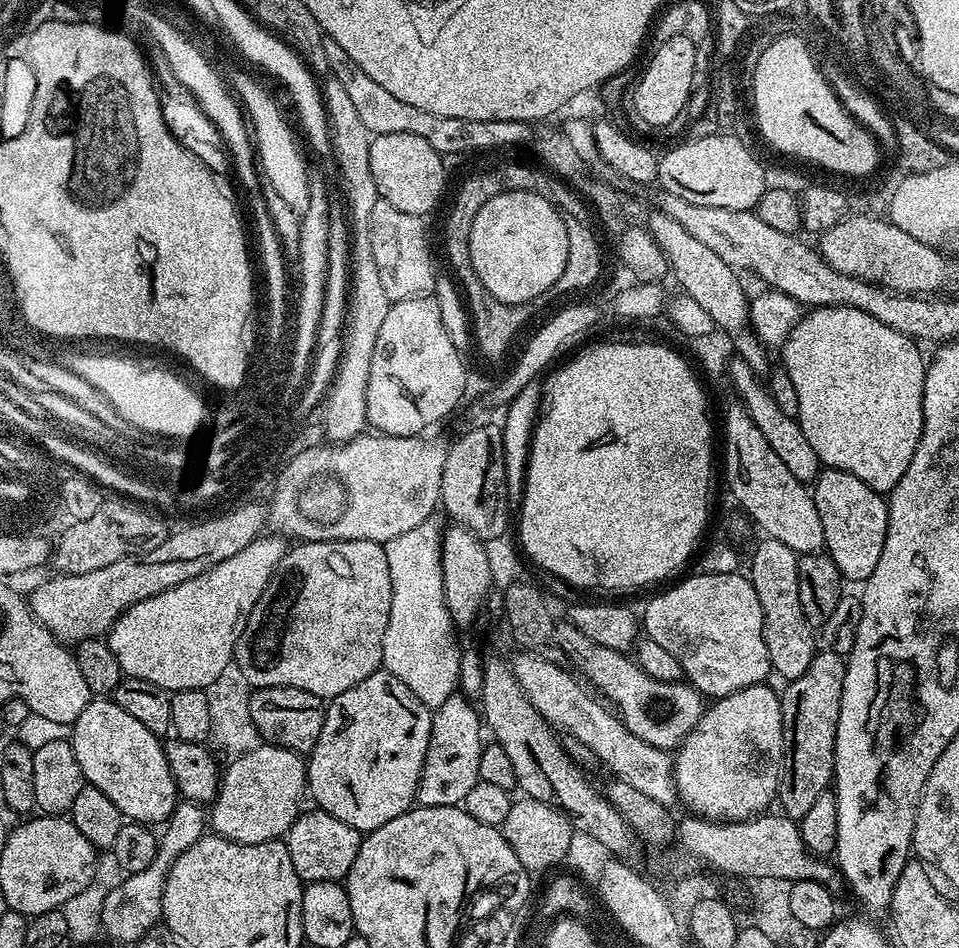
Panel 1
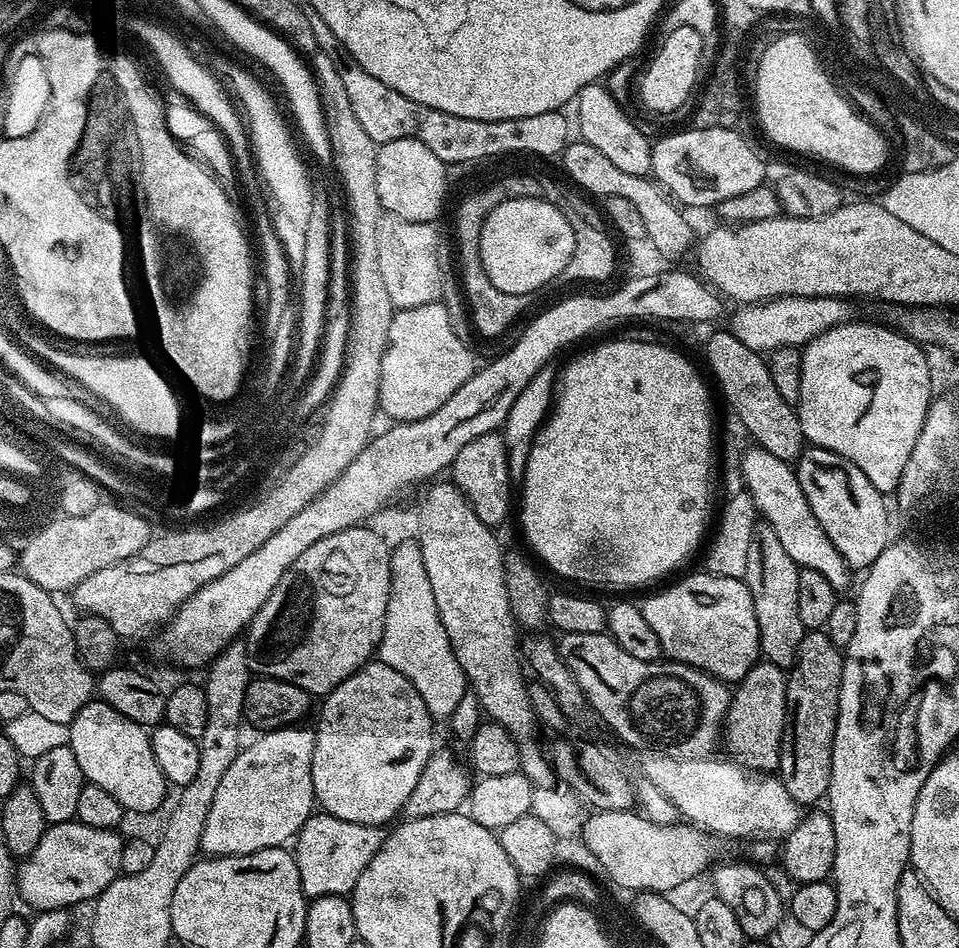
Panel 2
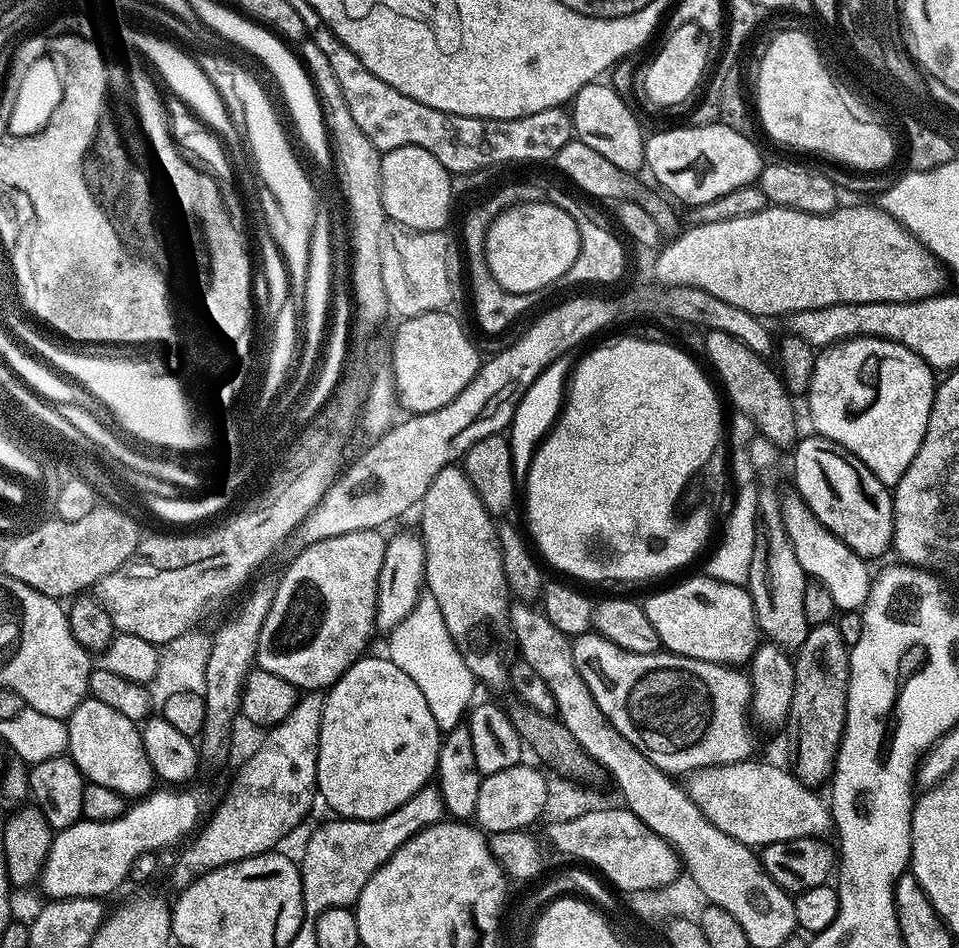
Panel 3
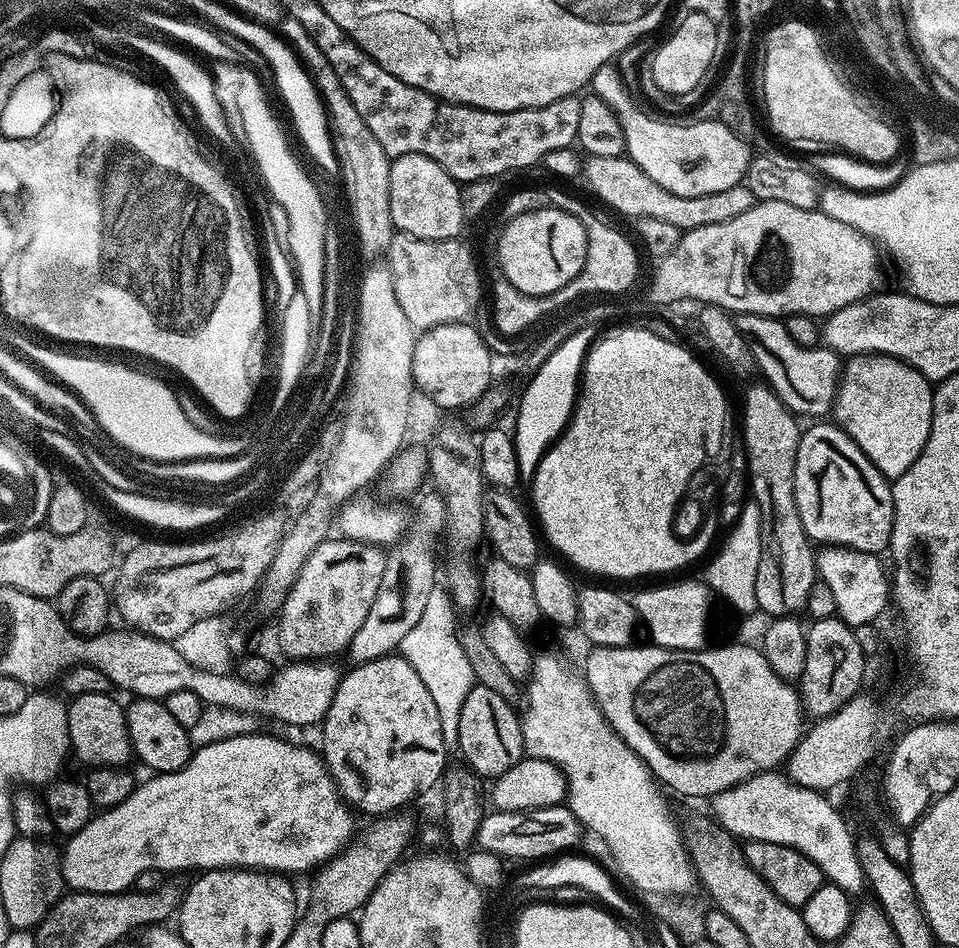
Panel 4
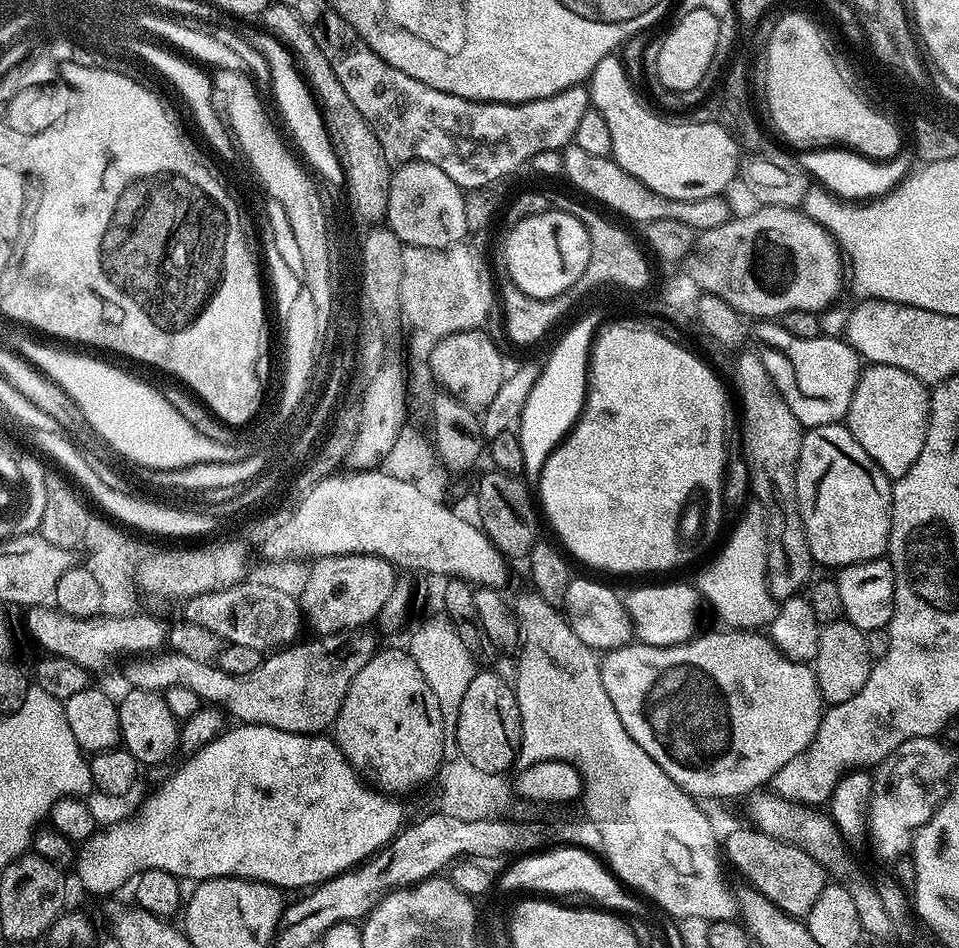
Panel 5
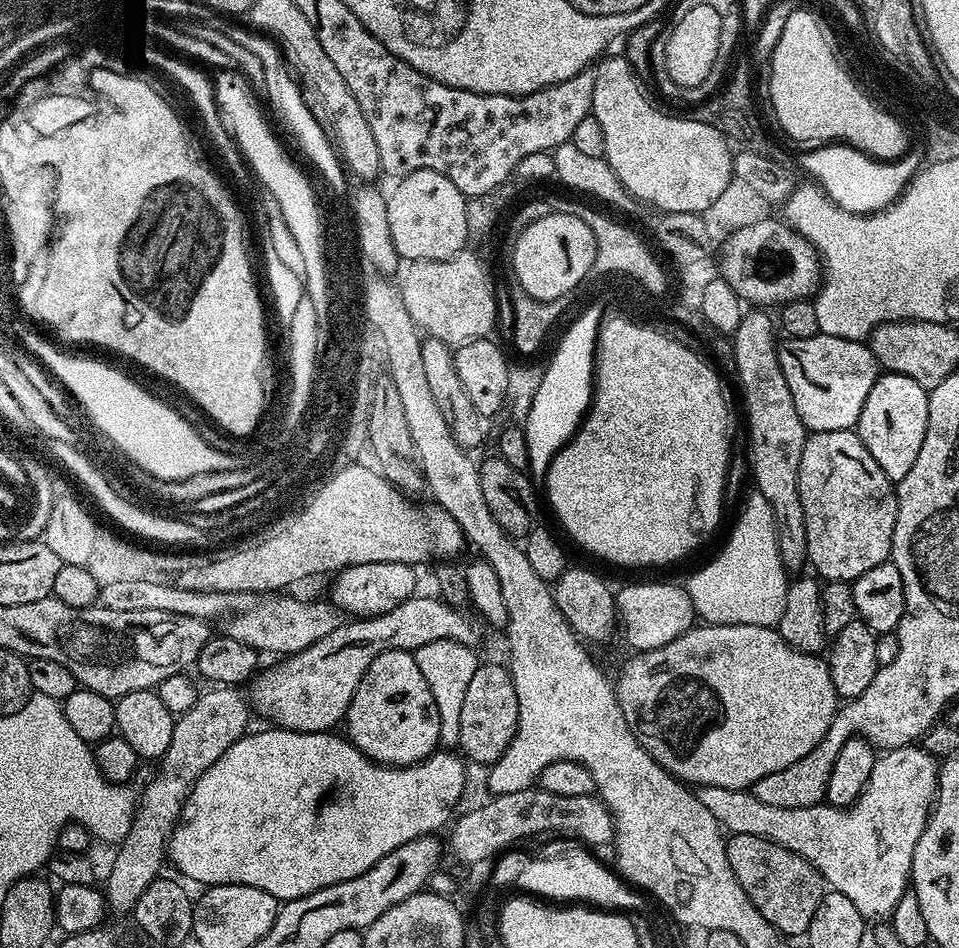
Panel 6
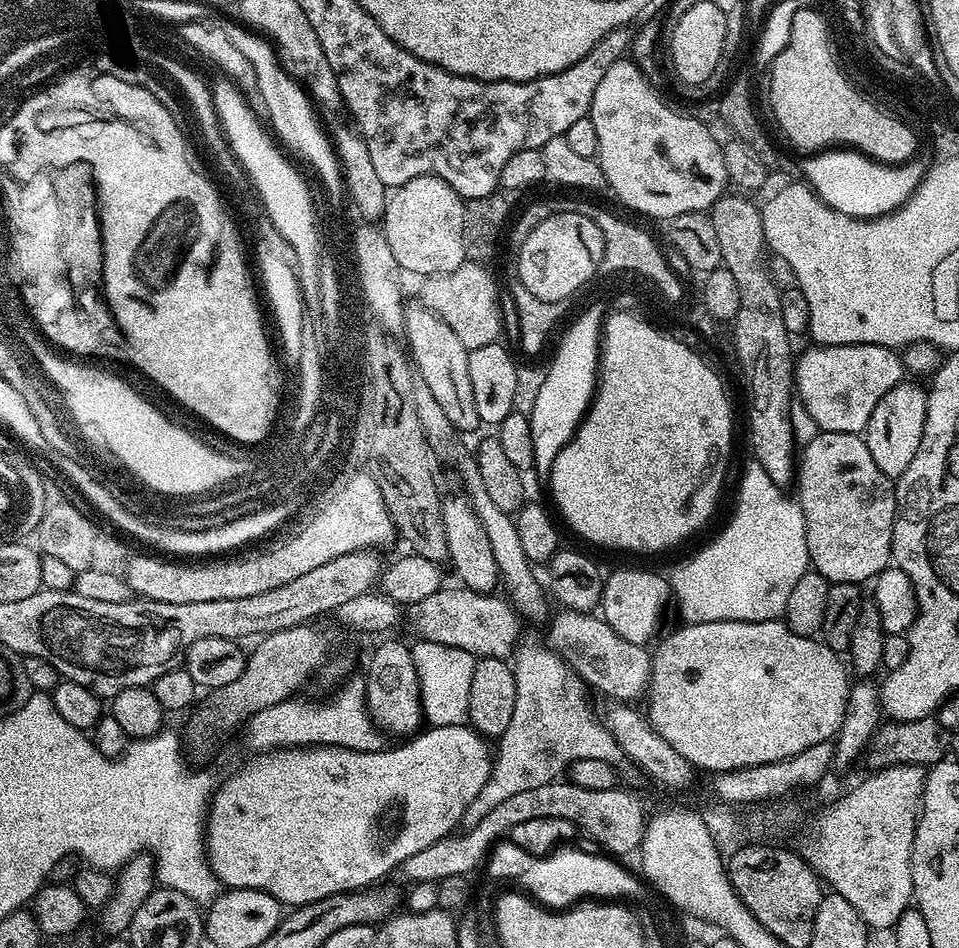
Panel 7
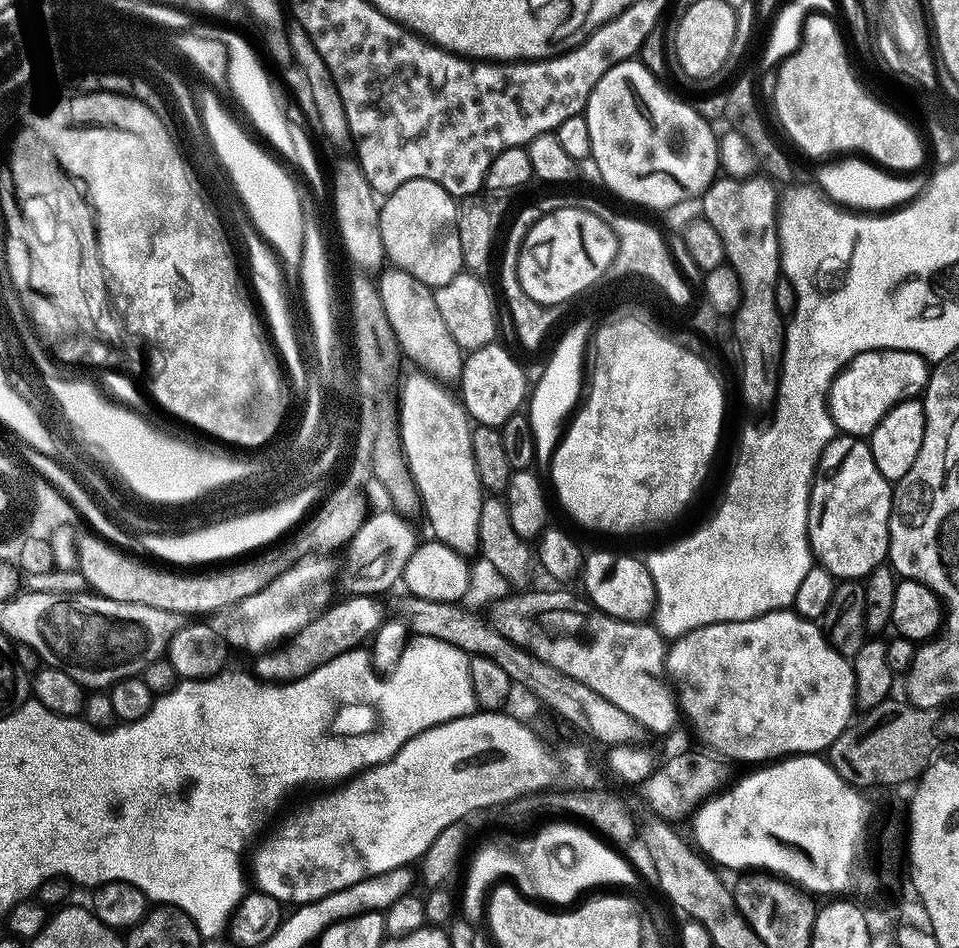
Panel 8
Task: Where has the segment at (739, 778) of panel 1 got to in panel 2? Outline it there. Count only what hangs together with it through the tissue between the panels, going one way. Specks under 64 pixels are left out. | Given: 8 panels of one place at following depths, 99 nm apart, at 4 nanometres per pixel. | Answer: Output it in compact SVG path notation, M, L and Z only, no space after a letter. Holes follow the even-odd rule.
M761 659L735 685L730 696L728 716L724 719L722 740L728 743L729 757L743 763L744 767L772 774L780 766L780 743L784 741L784 719L786 718L785 669Z

